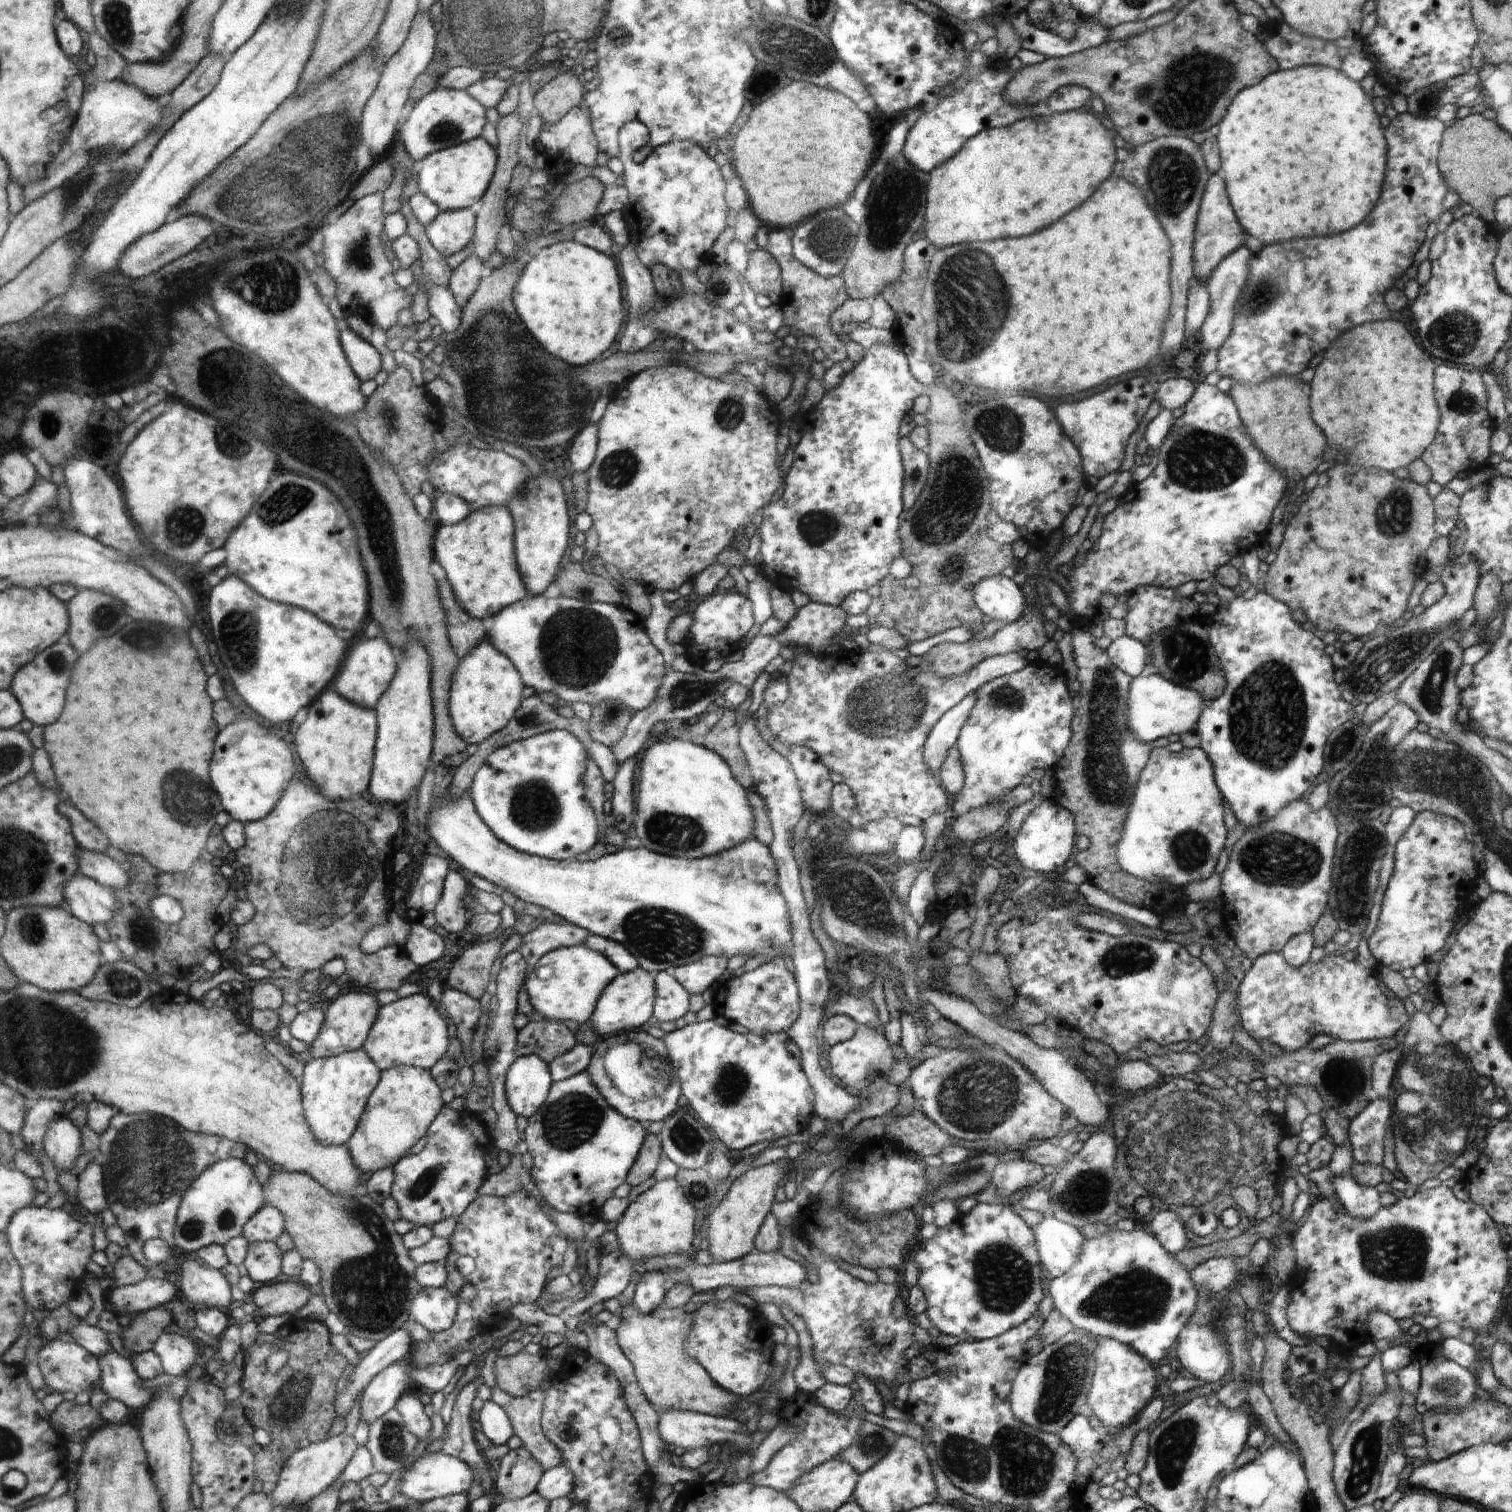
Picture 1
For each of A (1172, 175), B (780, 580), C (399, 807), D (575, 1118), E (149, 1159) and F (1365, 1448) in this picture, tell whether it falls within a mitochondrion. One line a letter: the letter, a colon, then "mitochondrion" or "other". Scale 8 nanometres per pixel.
A: mitochondrion
B: other
C: other
D: mitochondrion
E: mitochondrion
F: mitochondrion

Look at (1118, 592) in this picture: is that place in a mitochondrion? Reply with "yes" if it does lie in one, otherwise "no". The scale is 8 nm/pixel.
no

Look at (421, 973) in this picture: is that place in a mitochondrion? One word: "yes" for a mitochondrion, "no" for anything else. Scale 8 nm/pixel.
no

